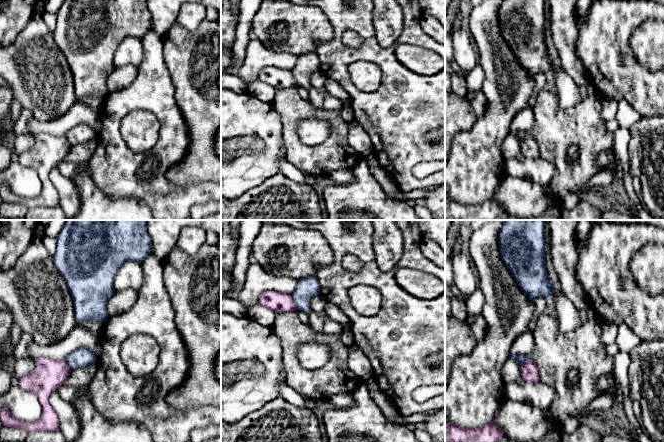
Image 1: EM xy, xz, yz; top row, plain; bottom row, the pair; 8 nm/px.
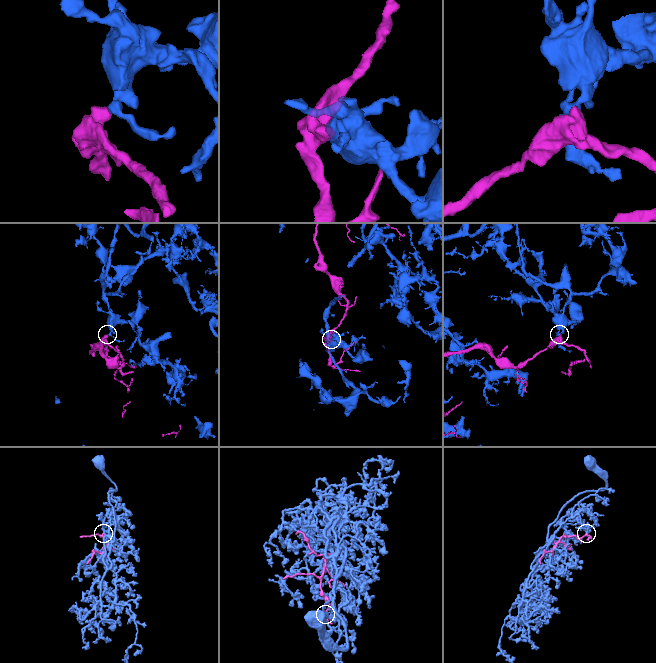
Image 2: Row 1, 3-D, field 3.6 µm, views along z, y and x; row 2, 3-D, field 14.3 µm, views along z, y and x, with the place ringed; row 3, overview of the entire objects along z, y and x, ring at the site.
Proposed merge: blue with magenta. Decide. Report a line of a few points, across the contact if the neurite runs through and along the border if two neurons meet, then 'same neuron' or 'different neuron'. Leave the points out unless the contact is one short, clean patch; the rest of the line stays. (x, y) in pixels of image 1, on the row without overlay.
line xz (291, 71), (297, 85); different neuron

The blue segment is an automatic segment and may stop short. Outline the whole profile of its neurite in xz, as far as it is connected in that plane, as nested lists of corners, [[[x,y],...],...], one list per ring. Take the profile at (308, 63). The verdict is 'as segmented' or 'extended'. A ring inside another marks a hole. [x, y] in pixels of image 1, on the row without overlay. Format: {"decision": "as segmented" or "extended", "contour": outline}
{"decision": "as segmented", "contour": [[[316,51],[308,52],[298,56],[297,63],[292,70],[297,87],[310,89],[310,74],[319,71],[320,59]]]}

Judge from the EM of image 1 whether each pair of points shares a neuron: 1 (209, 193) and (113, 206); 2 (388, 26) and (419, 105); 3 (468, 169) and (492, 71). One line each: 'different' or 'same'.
1: different
2: different
3: same

